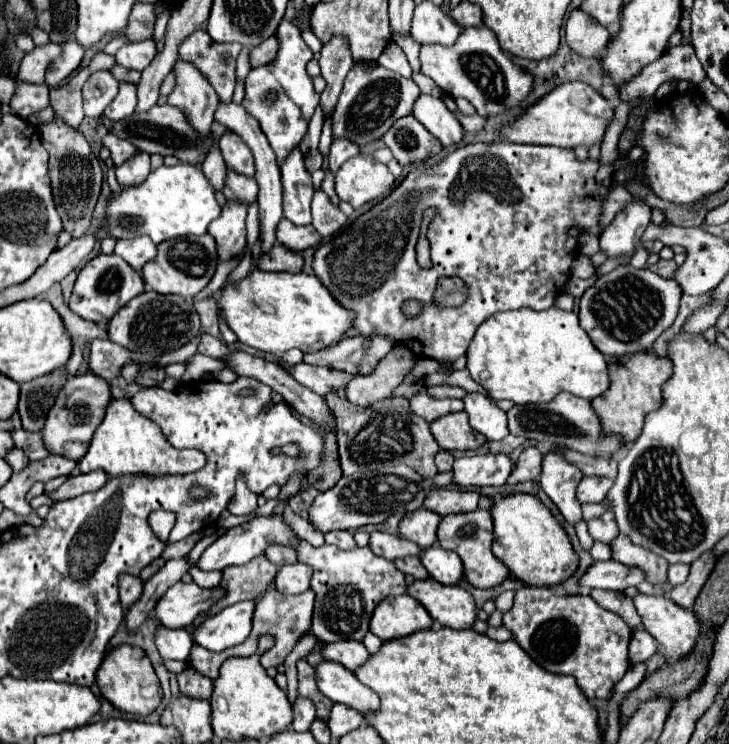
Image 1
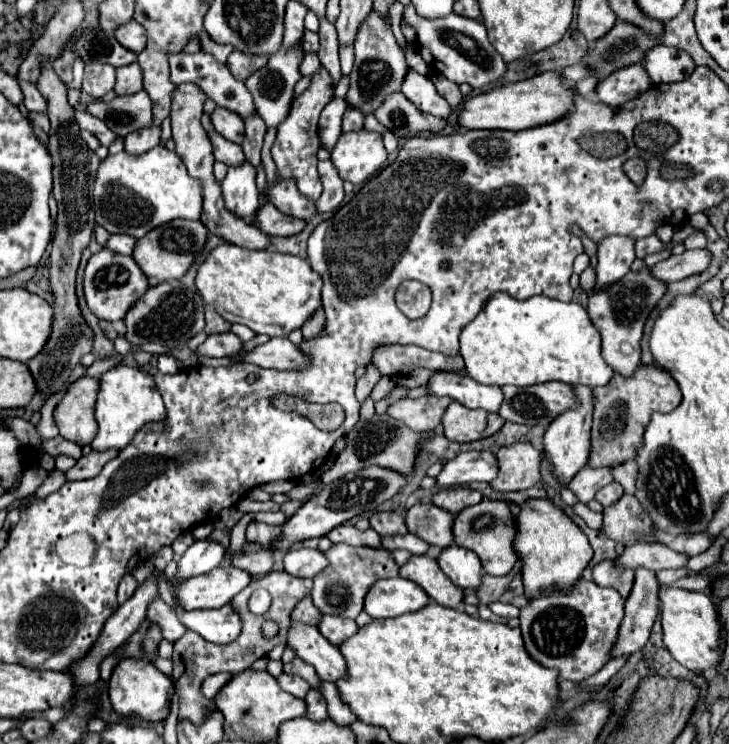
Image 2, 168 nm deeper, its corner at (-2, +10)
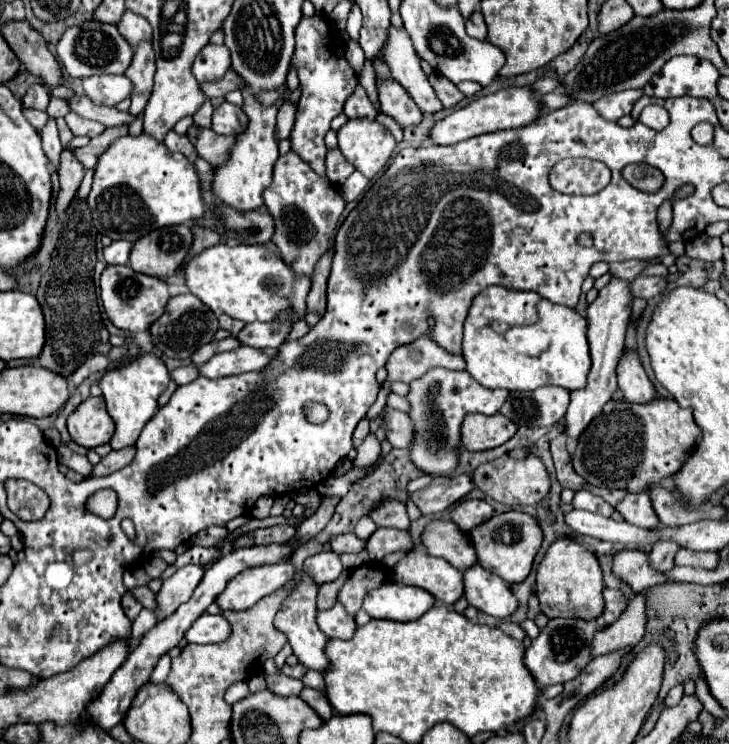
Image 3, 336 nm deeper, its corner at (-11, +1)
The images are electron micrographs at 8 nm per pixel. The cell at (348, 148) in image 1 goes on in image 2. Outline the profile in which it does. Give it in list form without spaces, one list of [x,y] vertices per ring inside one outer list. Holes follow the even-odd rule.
[[[347,106],[347,112],[343,116],[343,132],[355,132],[363,128],[363,114],[359,114],[359,110],[351,110],[351,106]]]

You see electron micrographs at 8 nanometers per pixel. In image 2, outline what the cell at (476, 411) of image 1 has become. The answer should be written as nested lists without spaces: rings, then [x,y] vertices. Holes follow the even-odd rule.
[[[437,372],[429,380],[429,394],[451,396],[453,400],[465,404],[471,410],[483,408],[497,414],[503,404],[503,390],[499,386],[483,386],[467,376]]]

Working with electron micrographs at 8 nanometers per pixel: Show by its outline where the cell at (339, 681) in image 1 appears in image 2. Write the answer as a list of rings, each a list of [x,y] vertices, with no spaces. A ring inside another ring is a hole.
[[[291,622],[287,644],[297,656],[309,662],[323,682],[337,682],[347,678],[347,664],[337,646],[327,642],[315,626]]]

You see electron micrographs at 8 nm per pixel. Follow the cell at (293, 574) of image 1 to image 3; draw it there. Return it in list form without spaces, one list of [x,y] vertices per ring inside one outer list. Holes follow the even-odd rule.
[[[326,551],[326,553],[316,553],[312,557],[308,557],[304,561],[304,571],[308,571],[318,585],[328,583],[338,579],[338,575],[342,573],[342,561],[340,555],[334,551]]]

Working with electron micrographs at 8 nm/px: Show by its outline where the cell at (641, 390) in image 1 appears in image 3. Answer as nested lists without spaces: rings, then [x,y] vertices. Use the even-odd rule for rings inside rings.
[[[656,399],[646,405],[622,401],[608,401],[602,409],[604,415],[598,415],[590,421],[584,433],[578,437],[576,451],[572,453],[572,467],[574,471],[584,477],[594,487],[612,487],[622,489],[626,493],[648,493],[648,487],[660,483],[666,477],[676,475],[694,445],[700,439],[700,429],[694,423],[692,411],[682,409],[678,403],[670,399]]]

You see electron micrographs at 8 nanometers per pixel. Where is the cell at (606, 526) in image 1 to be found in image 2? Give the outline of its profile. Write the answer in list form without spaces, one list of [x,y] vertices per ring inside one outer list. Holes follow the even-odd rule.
[[[611,482],[611,484],[603,486],[603,488],[597,492],[595,500],[597,500],[597,502],[601,502],[601,504],[603,504],[603,508],[607,508],[607,506],[615,504],[623,494],[625,494],[623,486],[619,486],[617,482]]]

